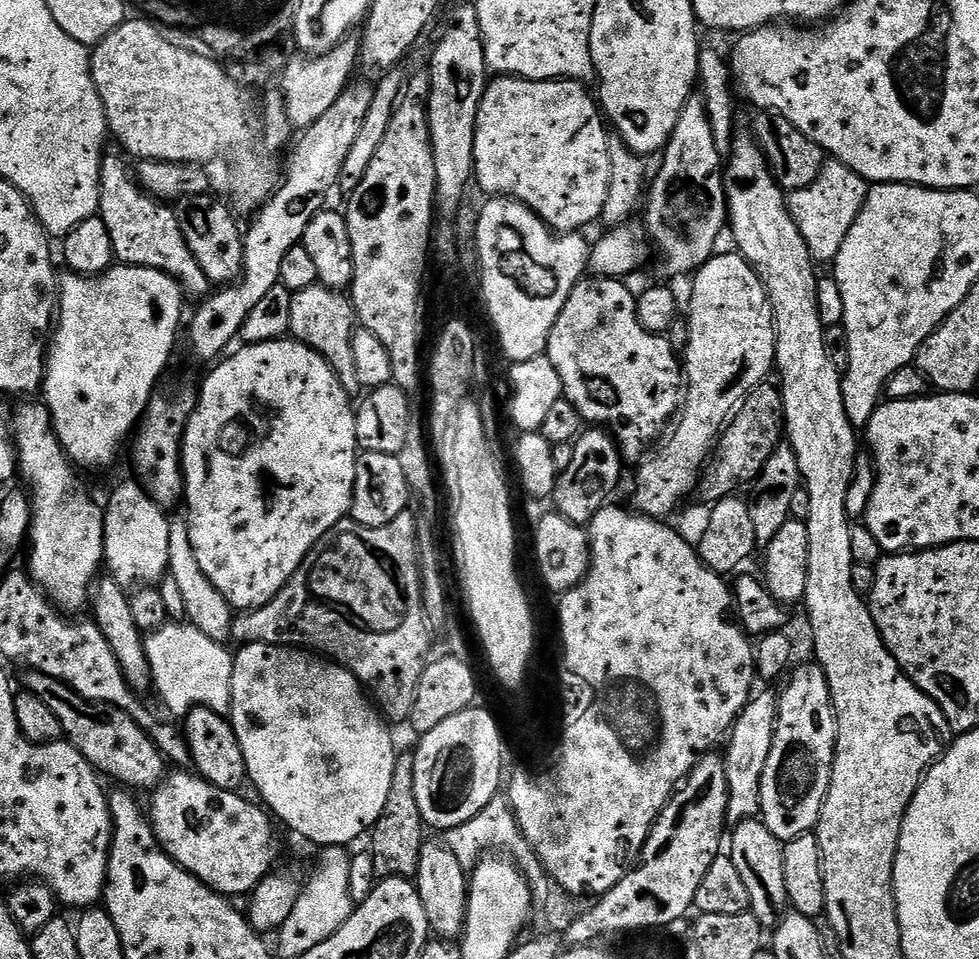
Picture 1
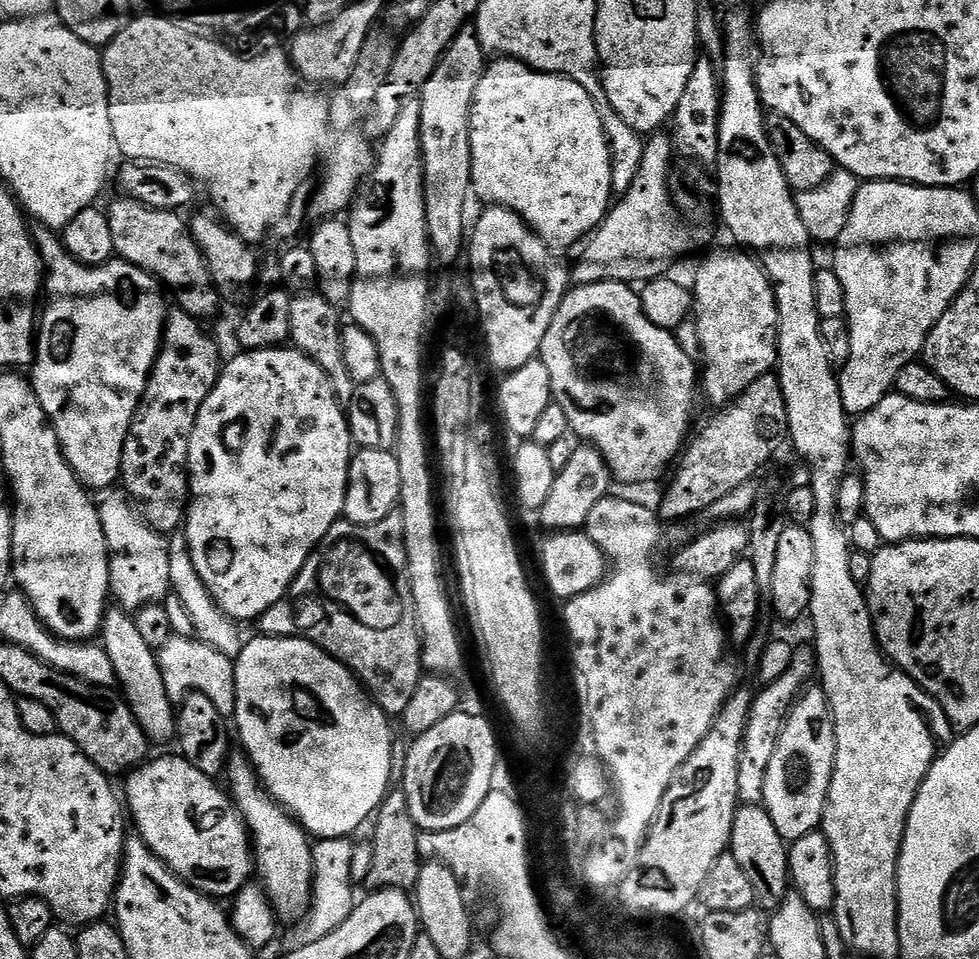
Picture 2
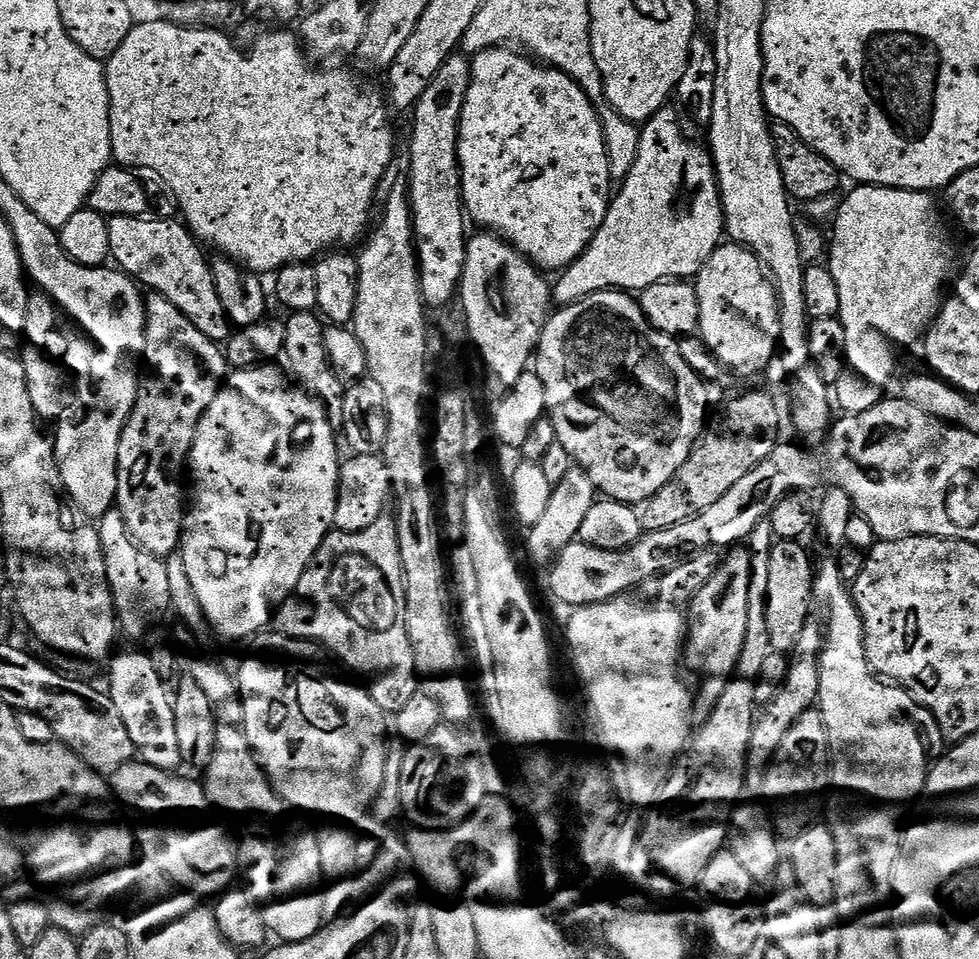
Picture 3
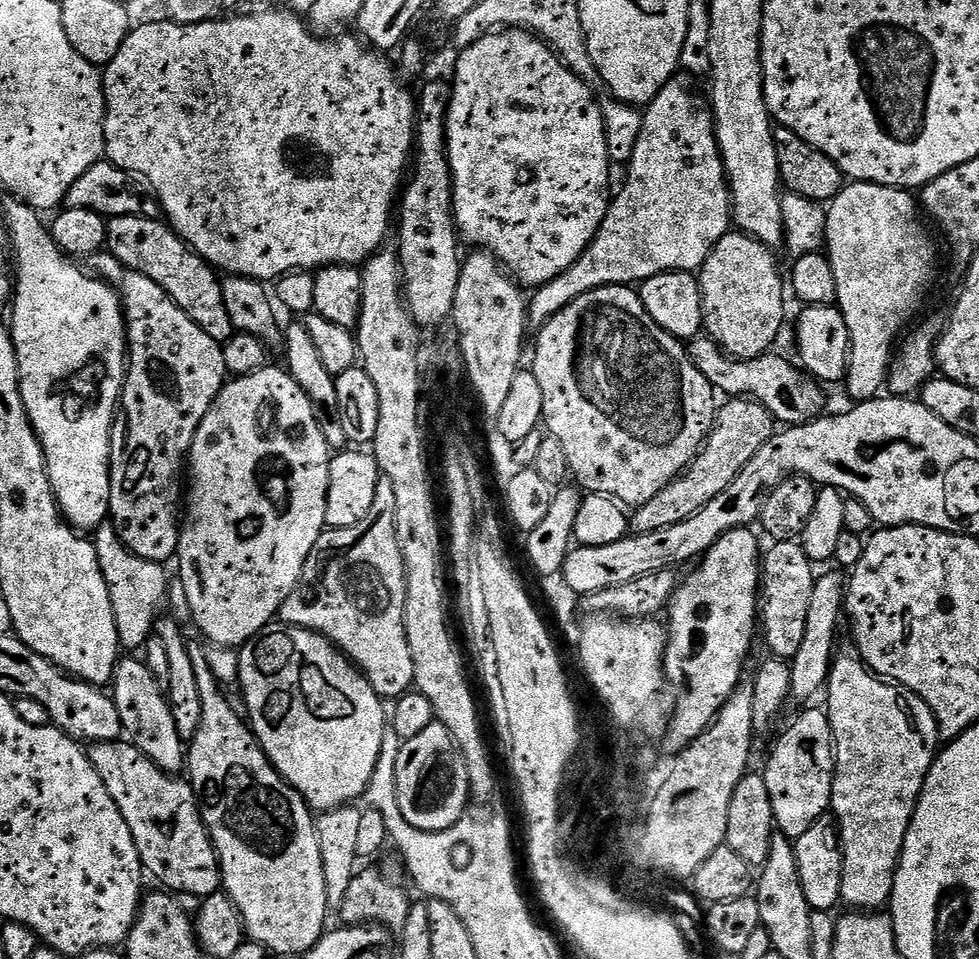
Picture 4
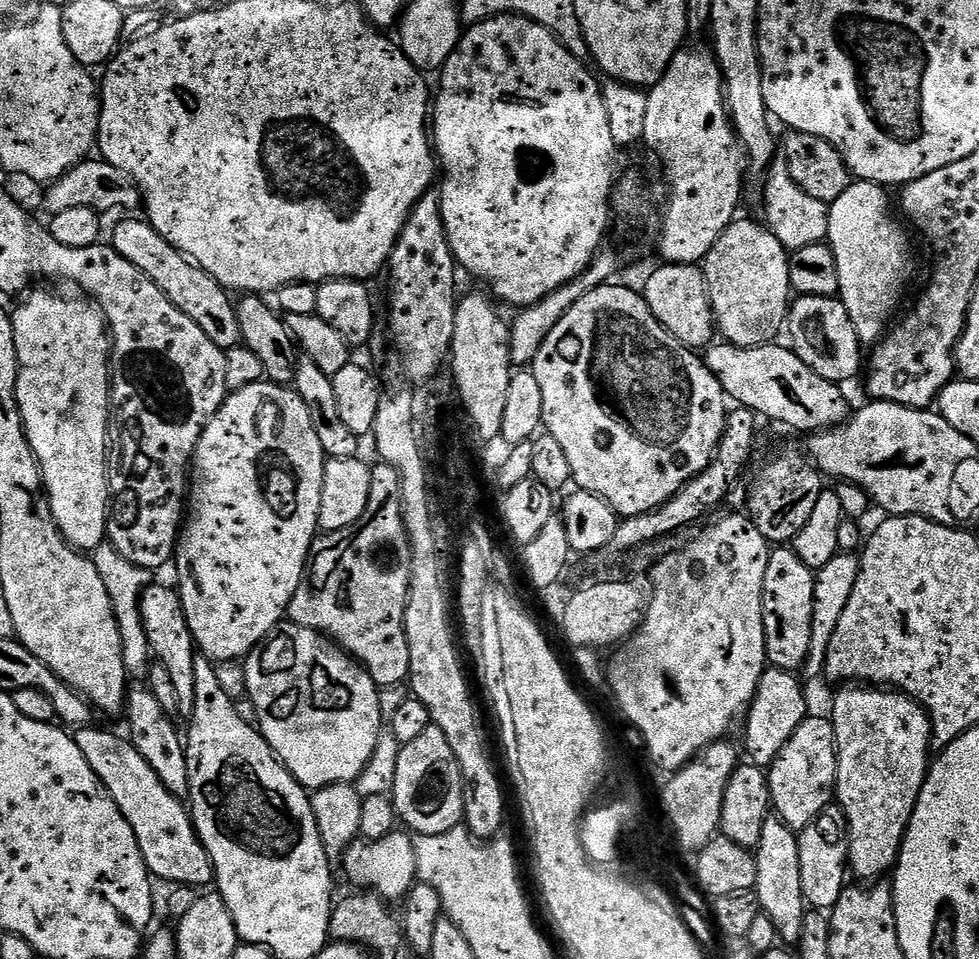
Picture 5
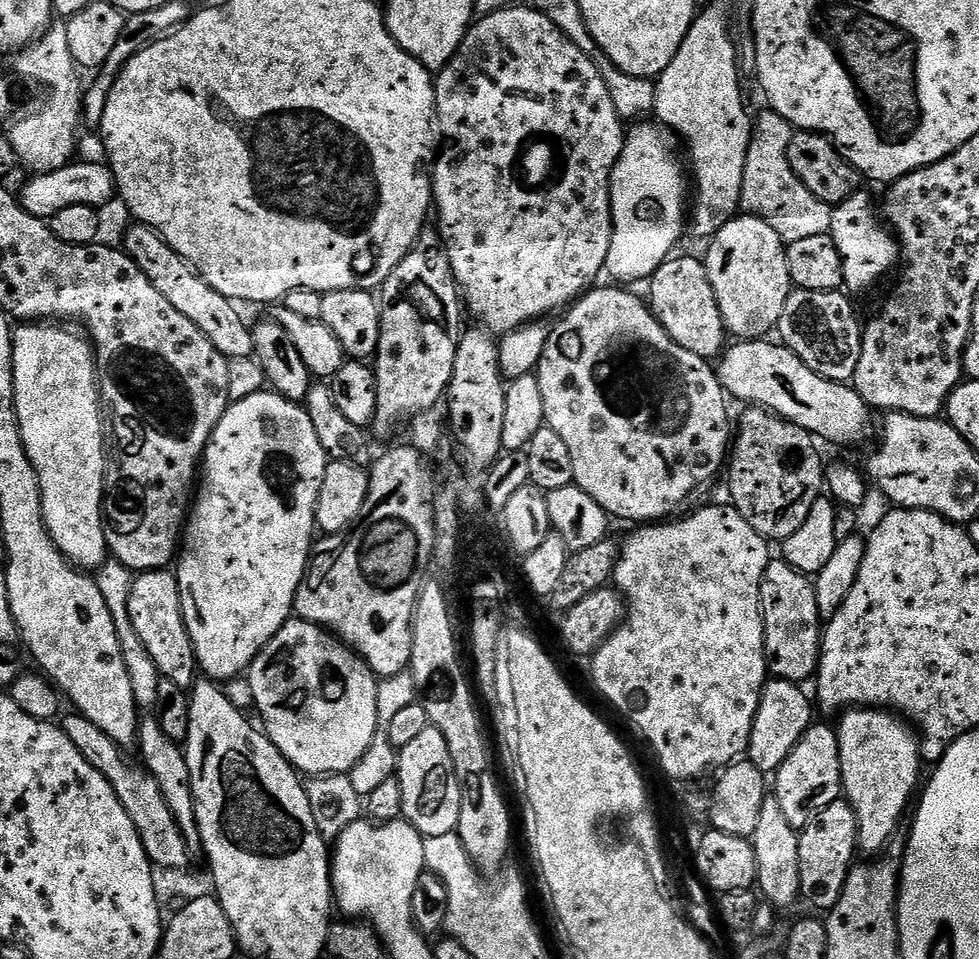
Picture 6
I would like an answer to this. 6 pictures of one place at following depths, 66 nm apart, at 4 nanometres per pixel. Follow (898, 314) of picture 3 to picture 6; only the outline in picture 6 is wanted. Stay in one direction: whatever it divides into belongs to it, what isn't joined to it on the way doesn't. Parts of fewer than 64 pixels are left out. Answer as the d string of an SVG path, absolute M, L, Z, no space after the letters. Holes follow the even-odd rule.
M865 191L856 192L846 202L833 207L830 237L838 248L843 264L843 285L854 292L870 289L884 274L888 273L899 261L899 245L889 229L883 224L865 195Z

